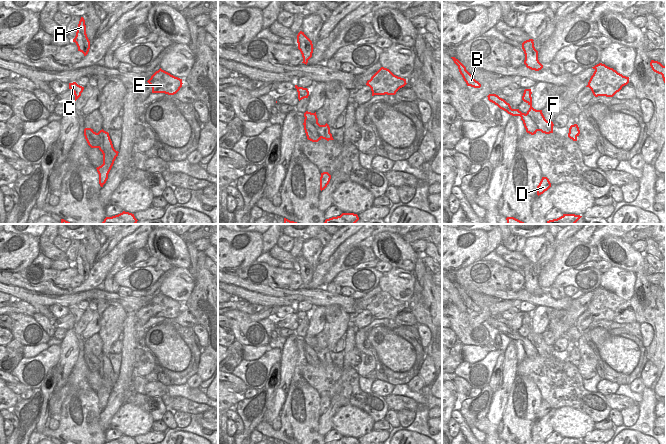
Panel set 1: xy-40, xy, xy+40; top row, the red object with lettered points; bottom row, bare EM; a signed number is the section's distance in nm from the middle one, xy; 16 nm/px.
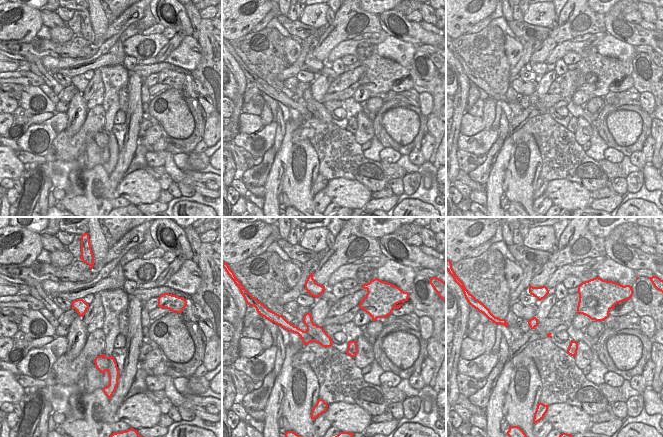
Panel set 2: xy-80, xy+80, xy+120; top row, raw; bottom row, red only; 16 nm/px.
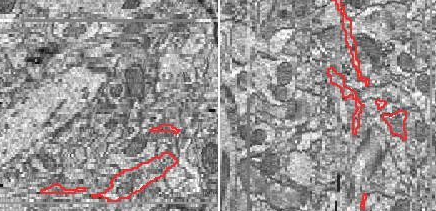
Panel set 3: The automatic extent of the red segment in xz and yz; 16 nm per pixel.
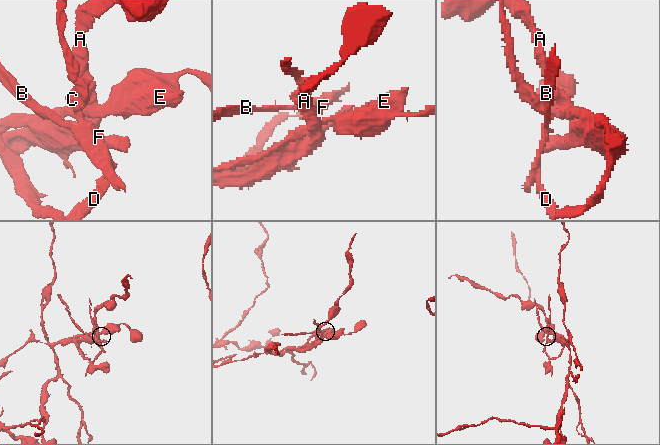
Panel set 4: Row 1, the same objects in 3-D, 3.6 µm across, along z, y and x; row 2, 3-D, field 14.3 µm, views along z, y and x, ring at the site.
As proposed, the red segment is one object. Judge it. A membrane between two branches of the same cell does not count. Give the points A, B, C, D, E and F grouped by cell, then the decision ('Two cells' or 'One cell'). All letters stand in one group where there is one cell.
Groups: A C D E F / B. Two cells.

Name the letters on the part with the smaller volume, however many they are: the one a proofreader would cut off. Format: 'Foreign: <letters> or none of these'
Foreign: B

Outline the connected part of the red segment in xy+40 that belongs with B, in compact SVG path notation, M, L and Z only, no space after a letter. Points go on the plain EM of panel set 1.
M451 281L454 287L458 290L459 296L462 299L464 305L467 310L471 310L474 312L480 312L481 308L474 303L474 301L466 294L466 291L455 281Z

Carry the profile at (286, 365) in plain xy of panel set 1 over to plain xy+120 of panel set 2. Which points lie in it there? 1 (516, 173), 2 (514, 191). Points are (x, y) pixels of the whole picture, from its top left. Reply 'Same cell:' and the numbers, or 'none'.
Same cell: none

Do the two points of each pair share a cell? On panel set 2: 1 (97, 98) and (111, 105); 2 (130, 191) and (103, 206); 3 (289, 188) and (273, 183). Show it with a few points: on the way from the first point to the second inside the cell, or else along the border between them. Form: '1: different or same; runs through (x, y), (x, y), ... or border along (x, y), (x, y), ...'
1: different; border along (101, 81), (103, 85), (102, 104)
2: different; border along (115, 190), (117, 196)
3: different; border along (287, 163), (282, 175), (280, 192)

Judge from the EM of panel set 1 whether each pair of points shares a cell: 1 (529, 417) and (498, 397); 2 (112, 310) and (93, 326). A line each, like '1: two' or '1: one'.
1: two
2: two

